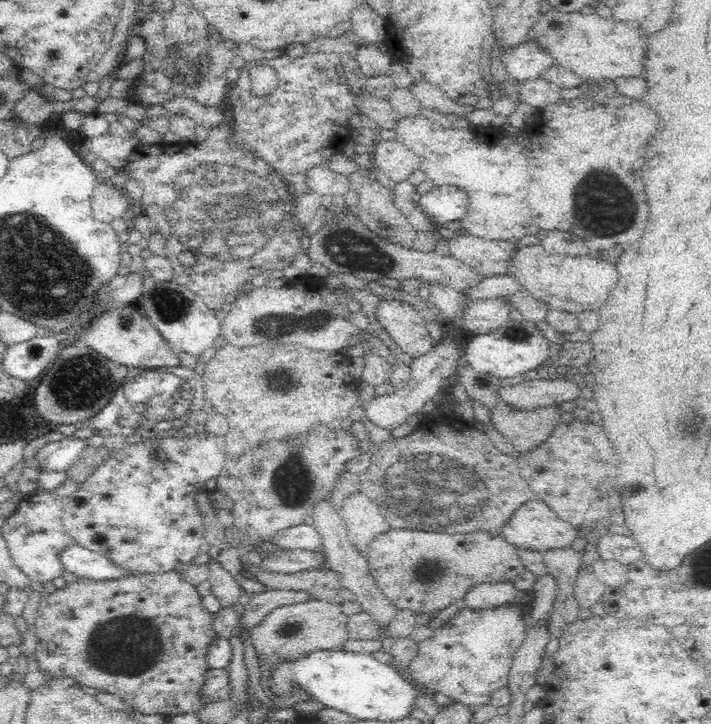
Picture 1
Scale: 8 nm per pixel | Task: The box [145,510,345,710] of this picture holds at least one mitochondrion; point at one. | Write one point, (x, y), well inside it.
(286, 630)

